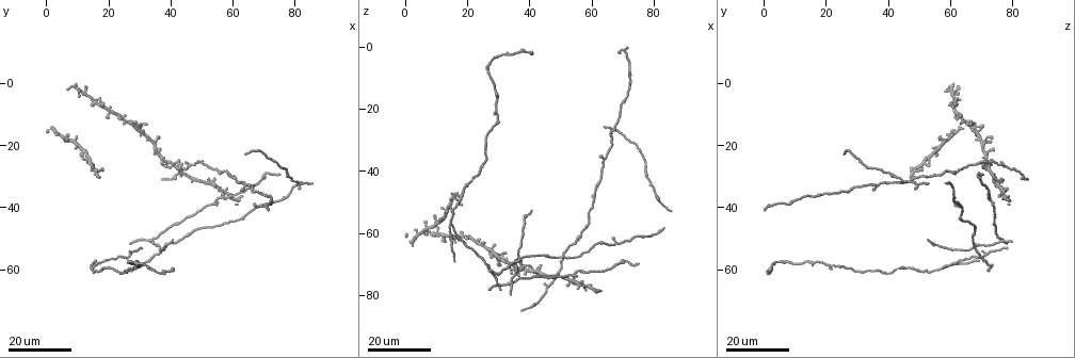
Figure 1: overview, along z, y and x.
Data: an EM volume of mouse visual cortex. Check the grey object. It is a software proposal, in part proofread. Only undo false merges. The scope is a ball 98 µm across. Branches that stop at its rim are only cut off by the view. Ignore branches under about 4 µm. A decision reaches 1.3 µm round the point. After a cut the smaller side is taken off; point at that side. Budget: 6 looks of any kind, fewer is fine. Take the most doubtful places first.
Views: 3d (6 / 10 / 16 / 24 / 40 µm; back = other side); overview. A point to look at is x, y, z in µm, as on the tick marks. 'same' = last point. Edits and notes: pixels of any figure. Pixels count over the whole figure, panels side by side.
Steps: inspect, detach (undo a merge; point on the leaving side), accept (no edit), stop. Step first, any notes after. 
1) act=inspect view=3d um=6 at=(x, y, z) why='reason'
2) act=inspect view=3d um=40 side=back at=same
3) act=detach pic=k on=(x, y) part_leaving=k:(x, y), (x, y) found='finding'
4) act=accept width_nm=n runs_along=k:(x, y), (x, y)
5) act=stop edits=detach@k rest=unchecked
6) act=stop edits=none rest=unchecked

act=inspect view=3d um=16 at=(15, 59, 57) why='three-way junction'

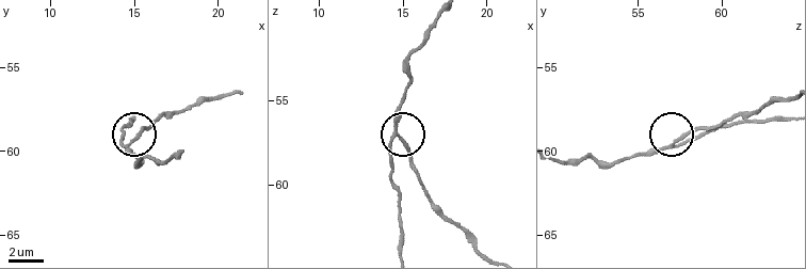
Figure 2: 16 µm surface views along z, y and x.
act=inspect view=3d um=6 at=(14.6, 59.8, 56.9)

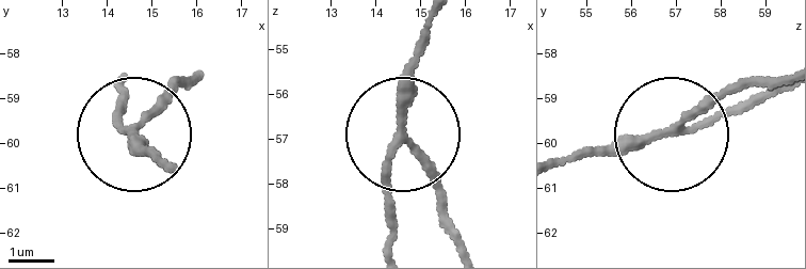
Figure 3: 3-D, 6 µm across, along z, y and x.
act=detach pic=3 on=(165, 96) width_nm=170 found='a second neuron is stuck on'

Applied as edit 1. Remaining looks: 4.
act=inspect view=3d um=24 at=(34, 51, 75) why='thick turns thin'

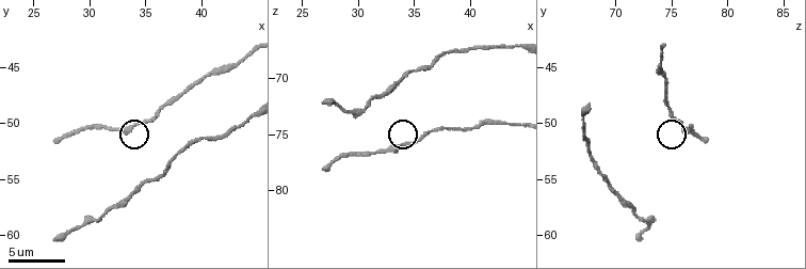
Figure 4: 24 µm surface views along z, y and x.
act=inspect view=3d um=6 at=(34.4, 50.2, 76.0) why='closer look'

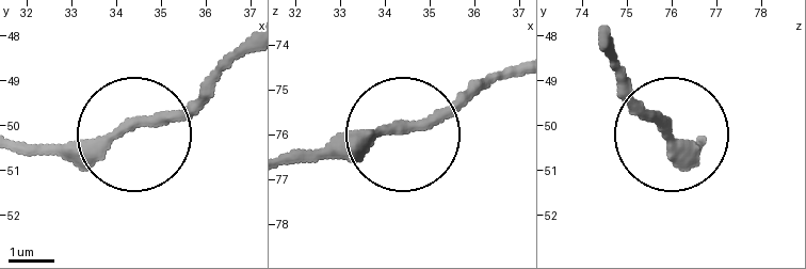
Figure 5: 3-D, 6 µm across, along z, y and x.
act=accept runs_along=5:(250, 47), (181, 108), (20, 151) found='continuous, no second neuron'

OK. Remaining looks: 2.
act=inspect view=3d um=16 at=(16, 29, 49) why='four or more arms meet'

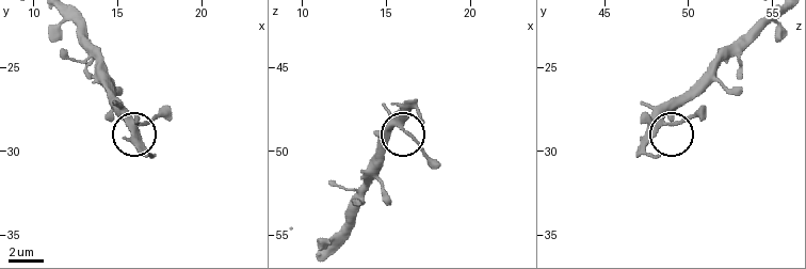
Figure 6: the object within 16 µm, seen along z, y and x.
act=inspect view=3d um=10 at=(16.0, 28.5, 48.4)

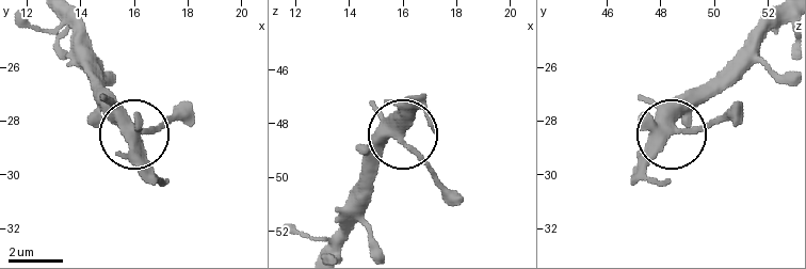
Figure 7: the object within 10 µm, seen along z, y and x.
act=accept arms=4 found='all the same neuron'

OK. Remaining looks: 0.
act=stop edits=detach@3 rest=unchecked

